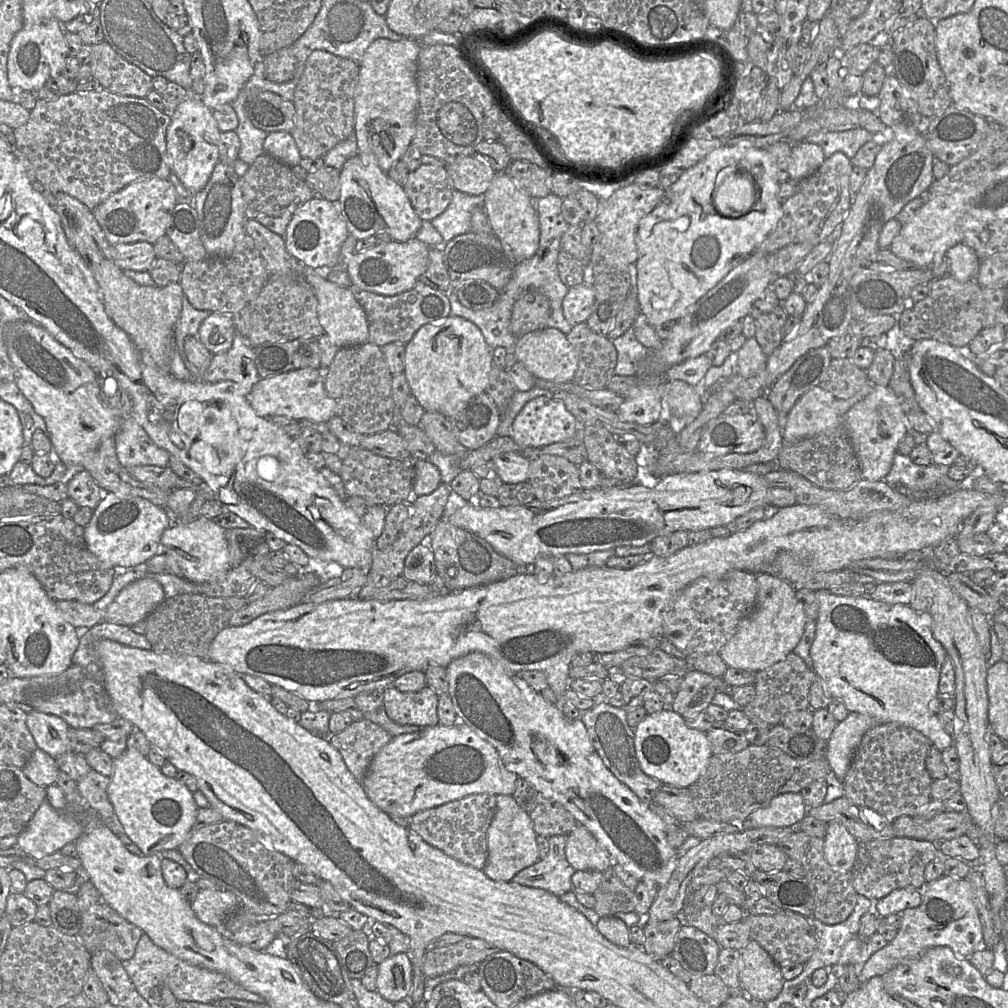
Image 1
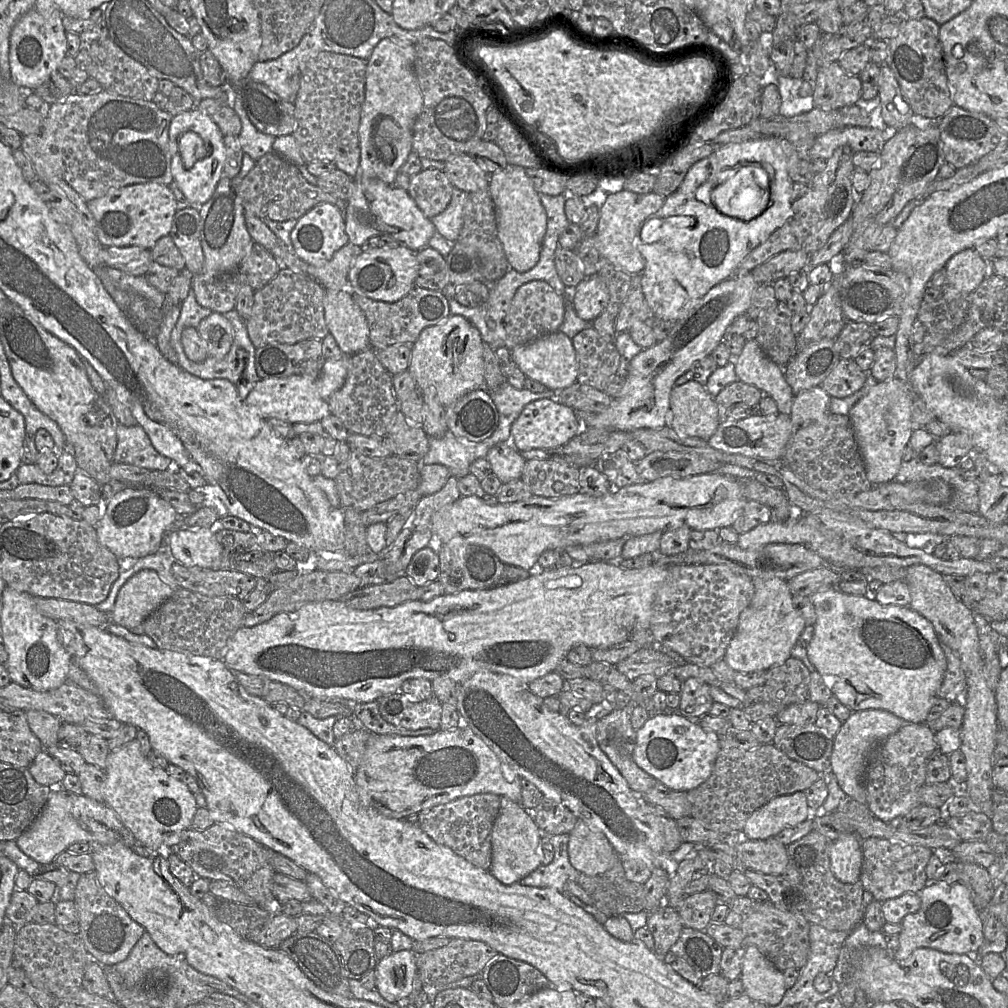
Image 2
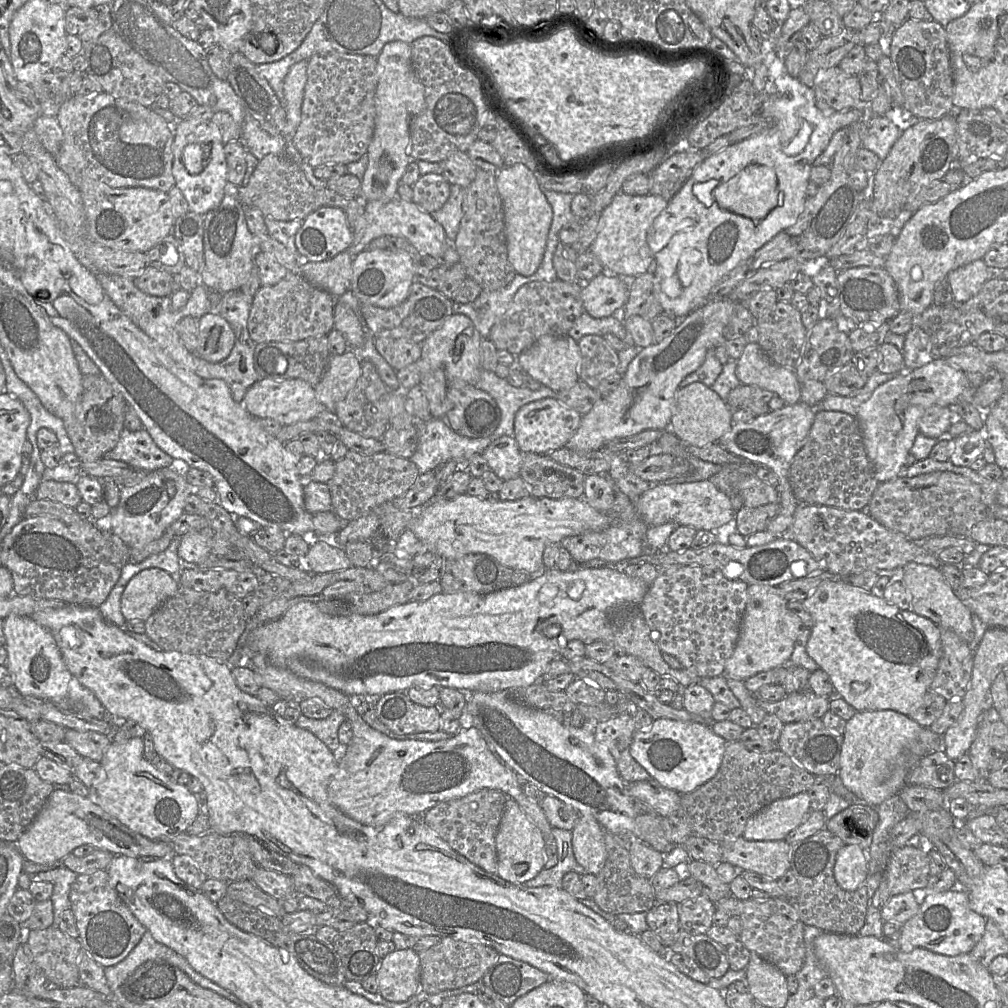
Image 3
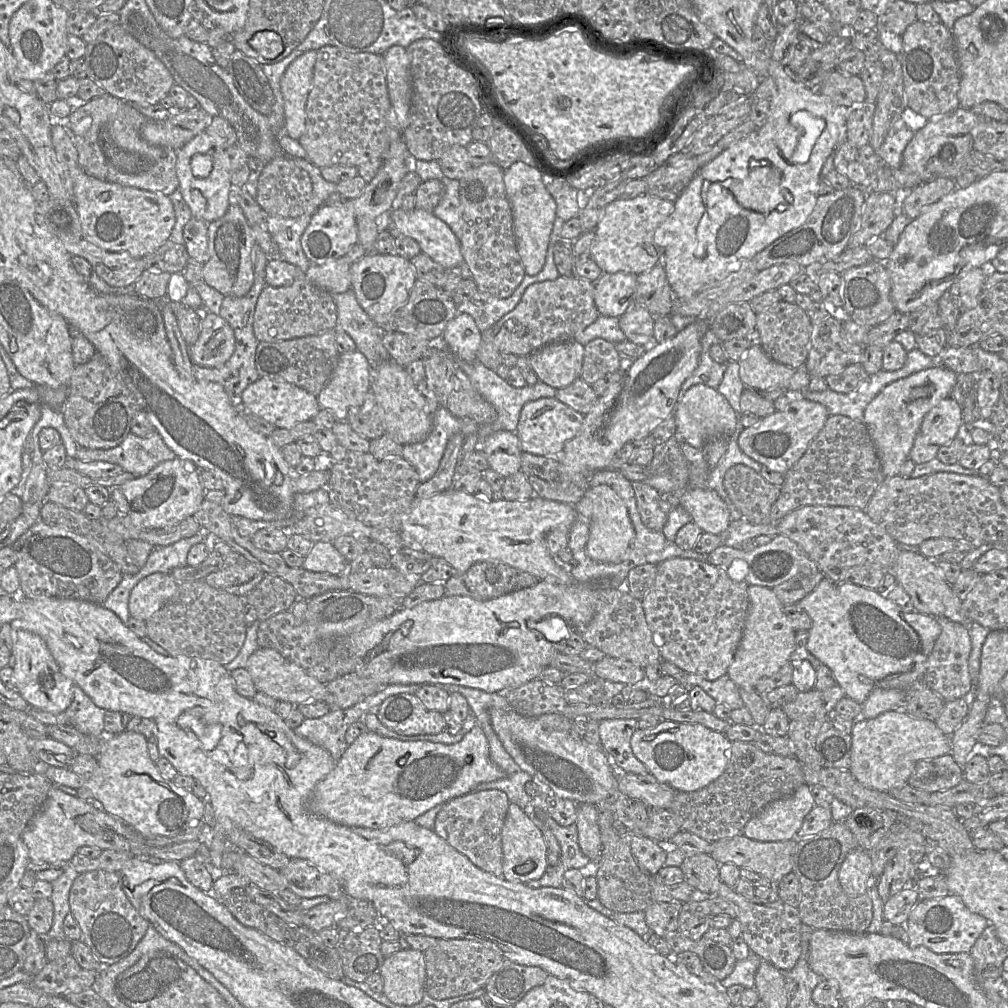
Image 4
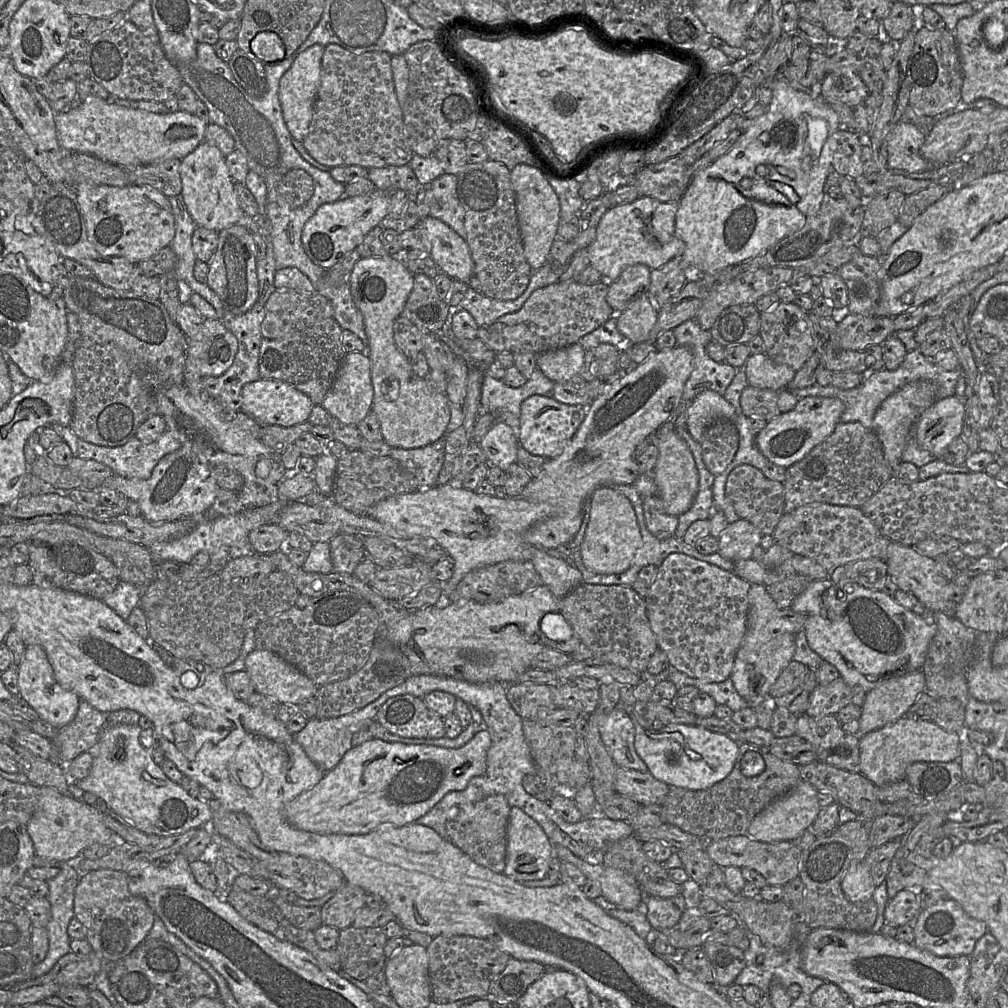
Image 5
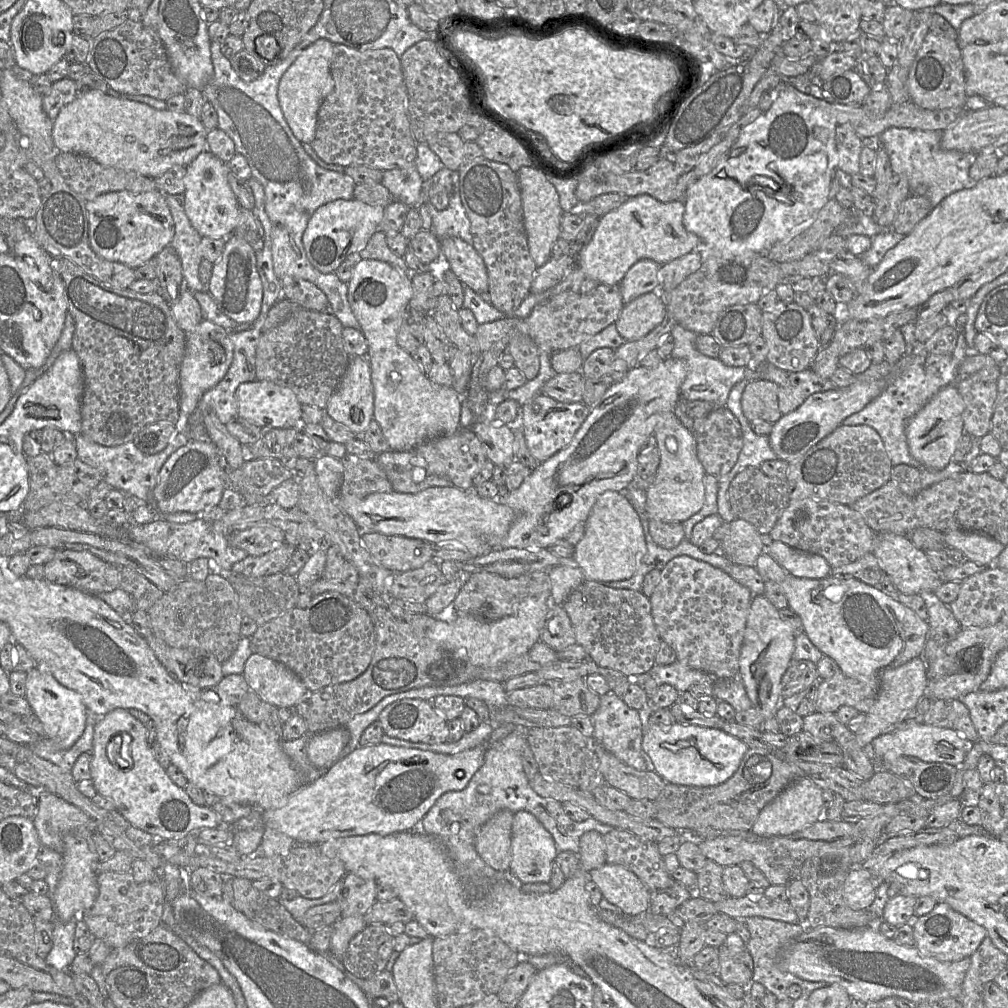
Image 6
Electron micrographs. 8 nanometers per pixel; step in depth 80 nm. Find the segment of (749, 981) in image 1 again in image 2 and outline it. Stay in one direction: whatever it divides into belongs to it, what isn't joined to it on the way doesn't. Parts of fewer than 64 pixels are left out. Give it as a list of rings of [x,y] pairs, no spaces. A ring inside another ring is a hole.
[[[753,945],[745,948],[739,979],[744,986],[745,994],[767,1006],[778,1005],[787,990],[783,972]]]

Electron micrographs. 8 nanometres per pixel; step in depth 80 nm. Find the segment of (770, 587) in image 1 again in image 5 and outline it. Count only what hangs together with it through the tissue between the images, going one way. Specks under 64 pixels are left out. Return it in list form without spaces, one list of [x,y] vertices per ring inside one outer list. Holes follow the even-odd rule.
[[[751,584],[748,592],[748,602],[747,629],[737,651],[730,678],[749,707],[755,708],[771,701],[771,686],[793,660],[796,650],[796,633],[789,621],[783,616],[782,609],[777,606],[768,593],[766,586]]]

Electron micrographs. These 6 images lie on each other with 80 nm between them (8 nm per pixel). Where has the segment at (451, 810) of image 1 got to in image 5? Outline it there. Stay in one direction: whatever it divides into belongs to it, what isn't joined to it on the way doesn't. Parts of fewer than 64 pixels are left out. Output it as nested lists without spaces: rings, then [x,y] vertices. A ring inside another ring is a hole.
[[[496,794],[473,804],[460,806],[456,819],[447,823],[448,838],[477,864],[493,872],[503,873],[506,865],[507,825],[510,816],[509,803],[502,794]]]

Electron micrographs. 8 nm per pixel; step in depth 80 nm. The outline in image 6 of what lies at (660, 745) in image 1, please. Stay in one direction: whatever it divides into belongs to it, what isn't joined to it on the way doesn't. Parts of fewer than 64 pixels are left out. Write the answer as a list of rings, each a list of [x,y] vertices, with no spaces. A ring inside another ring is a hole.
[[[648,703],[639,711],[643,739],[642,748],[653,764],[653,770],[666,782],[694,787],[710,787],[724,783],[738,769],[748,746],[721,729],[674,723],[660,727],[650,724]]]

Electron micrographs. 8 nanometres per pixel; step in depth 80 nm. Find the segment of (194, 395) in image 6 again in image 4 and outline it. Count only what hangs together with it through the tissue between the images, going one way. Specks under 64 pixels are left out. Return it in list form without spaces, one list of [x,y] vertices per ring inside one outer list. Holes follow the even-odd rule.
[[[207,313],[202,316],[199,338],[189,346],[192,364],[206,367],[224,365],[235,351],[235,341],[231,325],[219,314]]]

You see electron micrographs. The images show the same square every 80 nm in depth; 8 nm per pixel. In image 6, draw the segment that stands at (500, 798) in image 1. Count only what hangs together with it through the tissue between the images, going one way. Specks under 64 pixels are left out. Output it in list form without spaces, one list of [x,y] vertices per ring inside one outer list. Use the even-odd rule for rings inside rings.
[[[529,812],[514,813],[511,833],[511,863],[509,872],[517,877],[522,884],[549,883],[551,880],[552,864],[558,852],[552,835]]]

